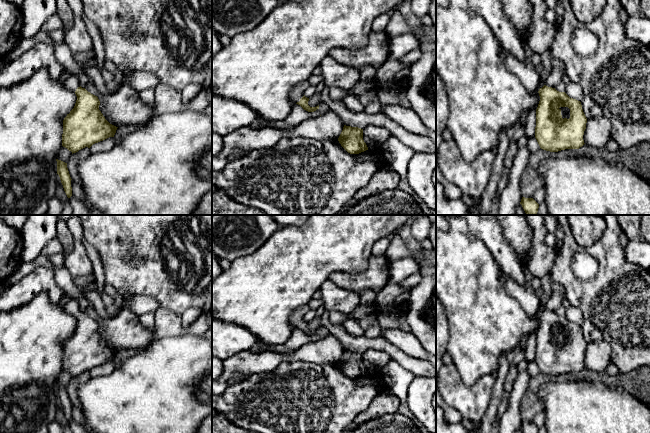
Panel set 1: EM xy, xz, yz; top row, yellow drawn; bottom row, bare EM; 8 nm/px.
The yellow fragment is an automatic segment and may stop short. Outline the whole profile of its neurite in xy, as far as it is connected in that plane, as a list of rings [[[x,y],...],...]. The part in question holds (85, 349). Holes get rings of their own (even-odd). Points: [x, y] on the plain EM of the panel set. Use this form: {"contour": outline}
{"contour": [[[75,299],[69,300],[63,308],[66,313],[76,318],[77,324],[74,332],[63,344],[62,370],[73,378],[114,361],[118,351],[105,343],[99,334],[98,321],[82,312]]]}

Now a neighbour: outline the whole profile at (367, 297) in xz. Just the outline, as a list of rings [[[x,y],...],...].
[[[366,290],[360,294],[361,301],[360,304],[367,306],[375,301],[377,293],[372,290]]]

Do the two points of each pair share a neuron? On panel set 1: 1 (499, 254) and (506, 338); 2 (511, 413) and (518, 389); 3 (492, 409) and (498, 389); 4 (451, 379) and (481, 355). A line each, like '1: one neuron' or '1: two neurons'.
1: two neurons
2: one neuron
3: one neuron
4: two neurons

